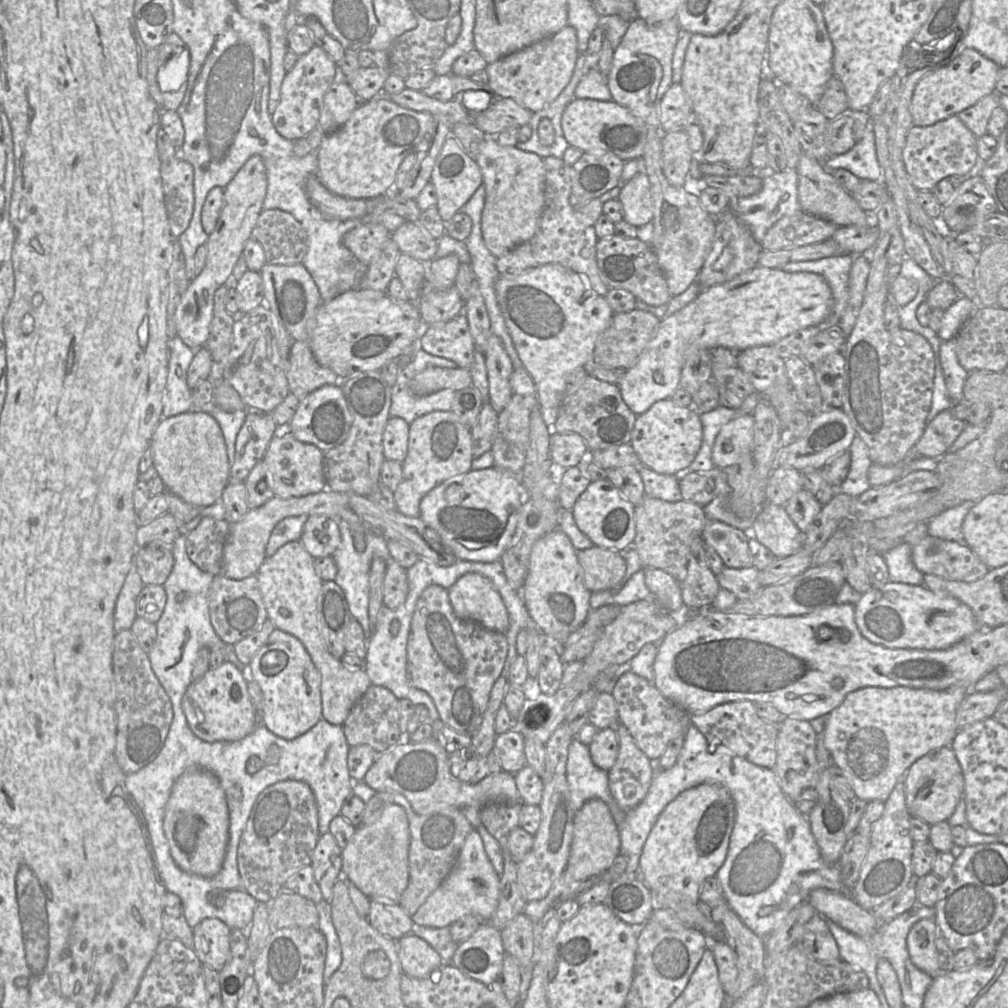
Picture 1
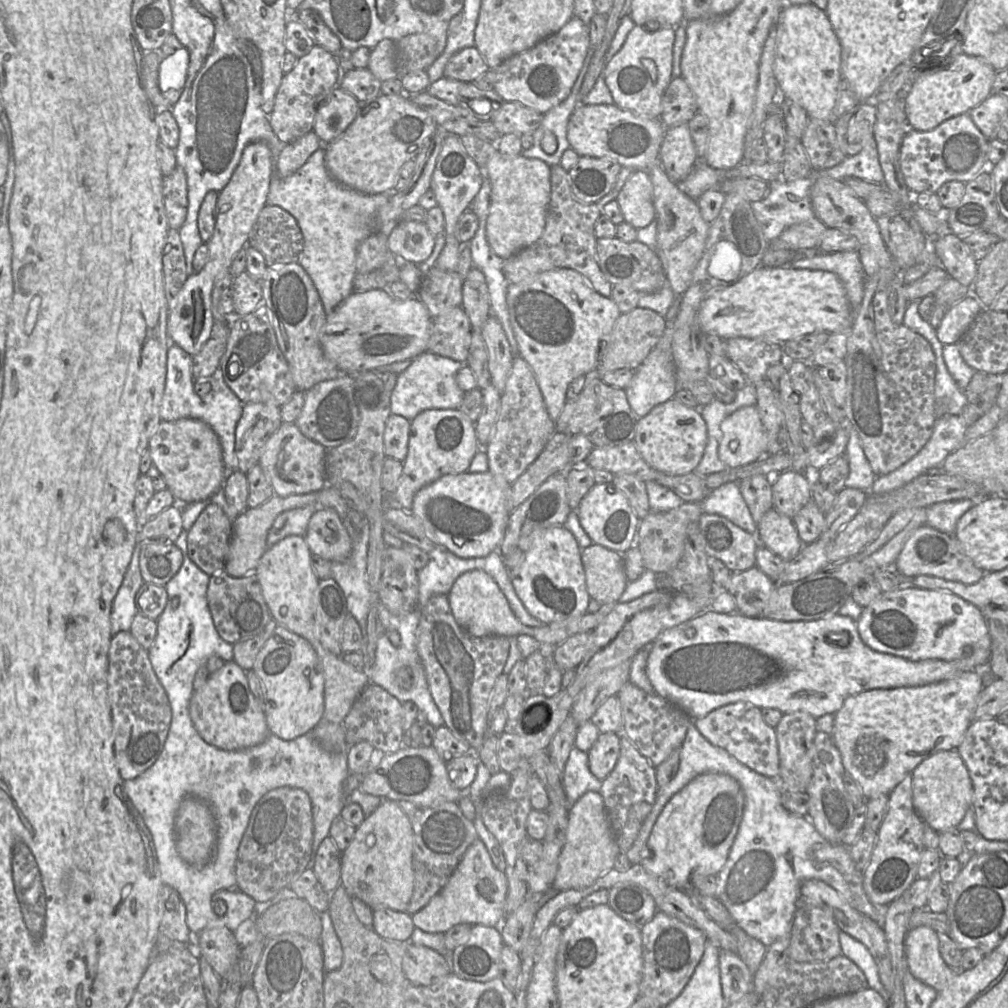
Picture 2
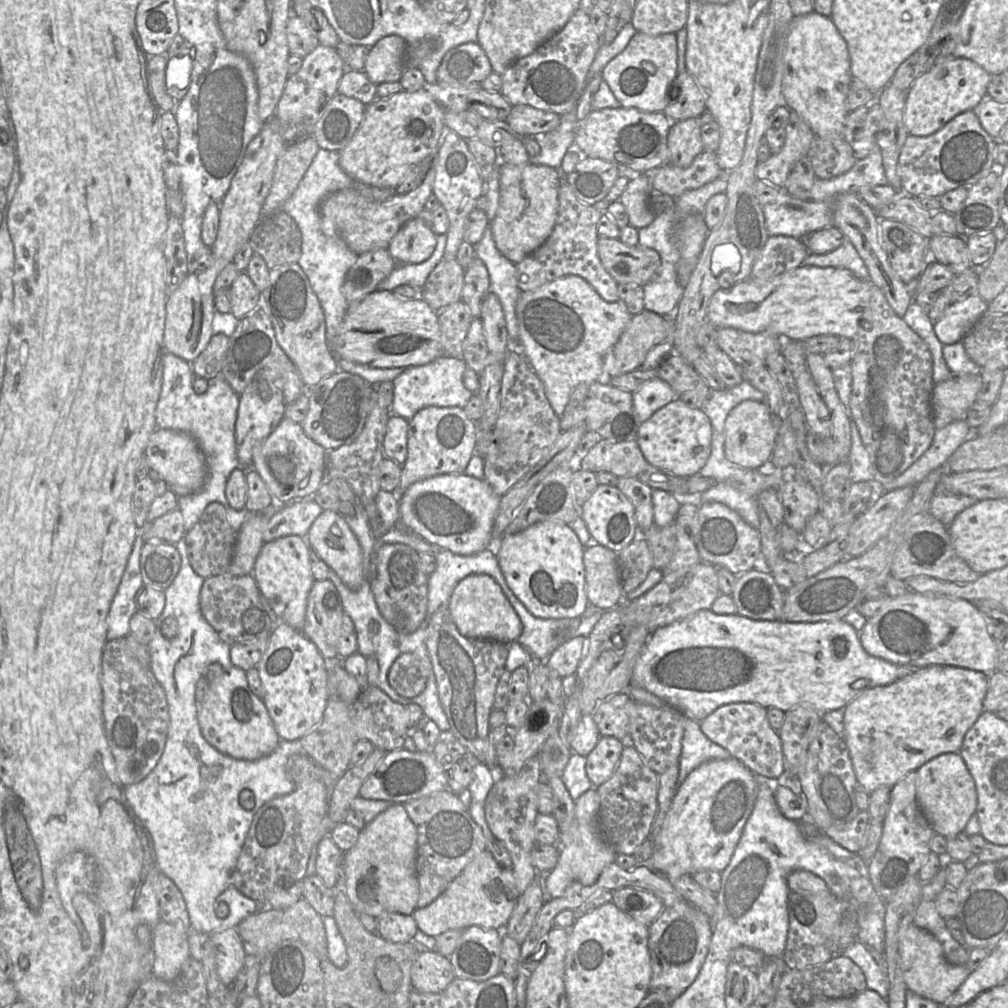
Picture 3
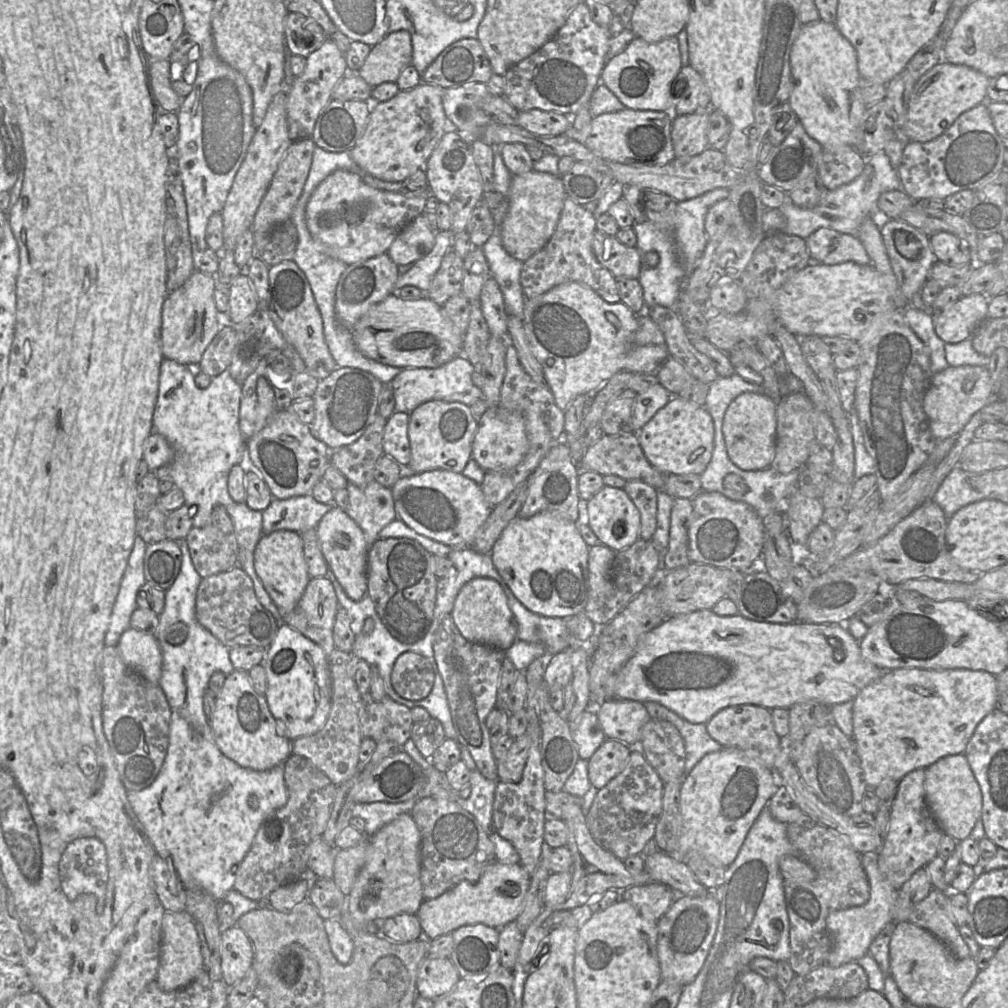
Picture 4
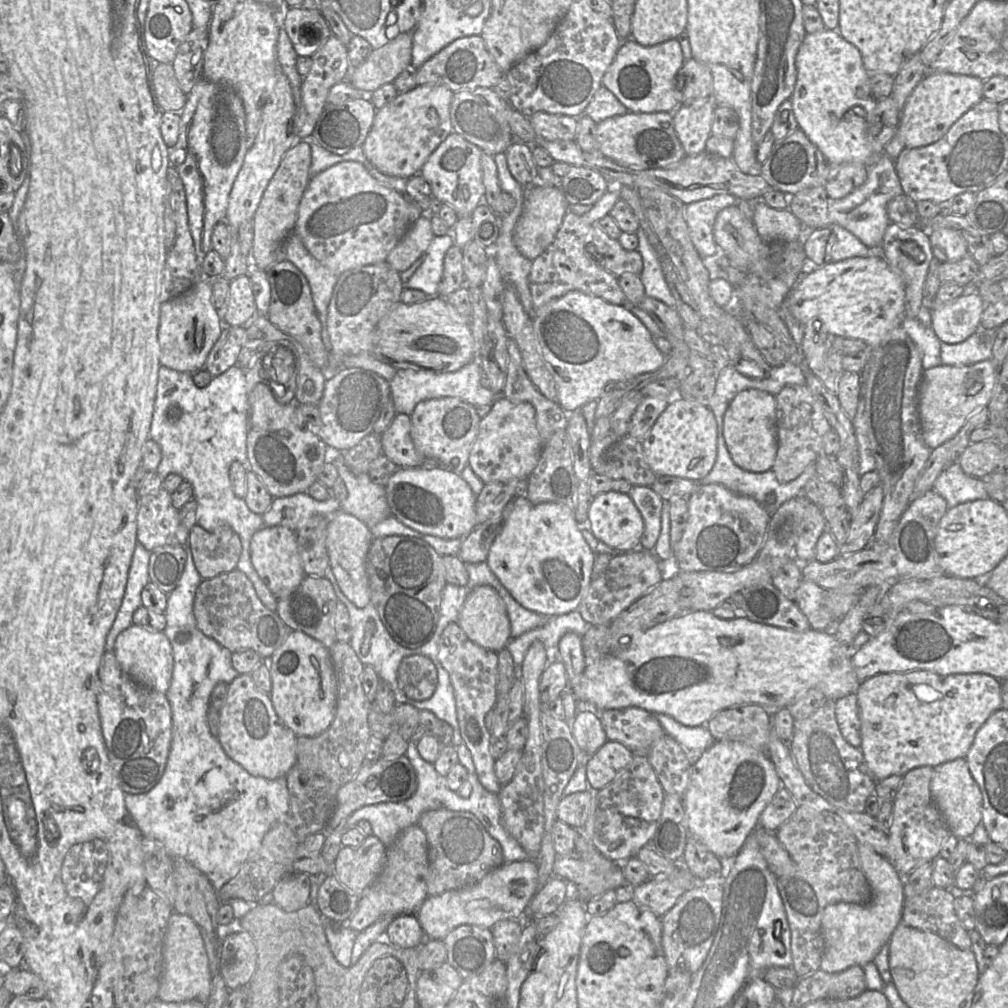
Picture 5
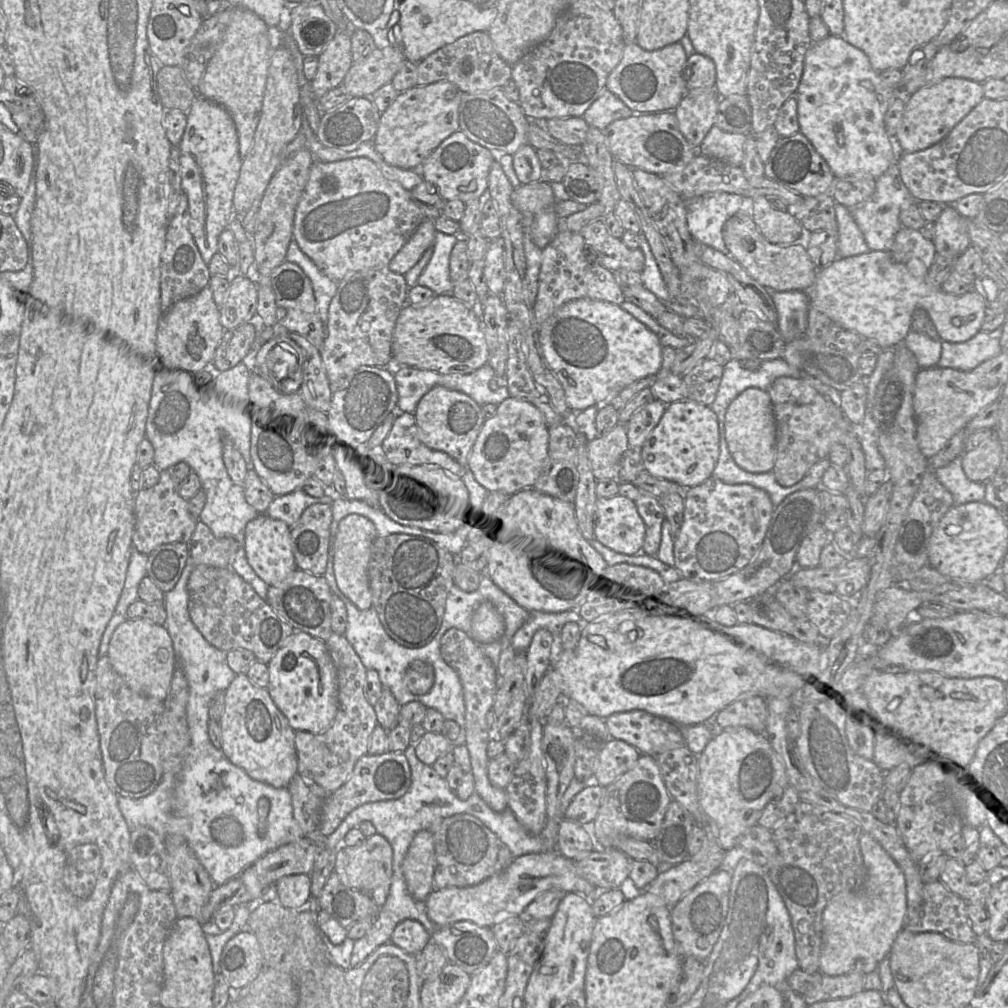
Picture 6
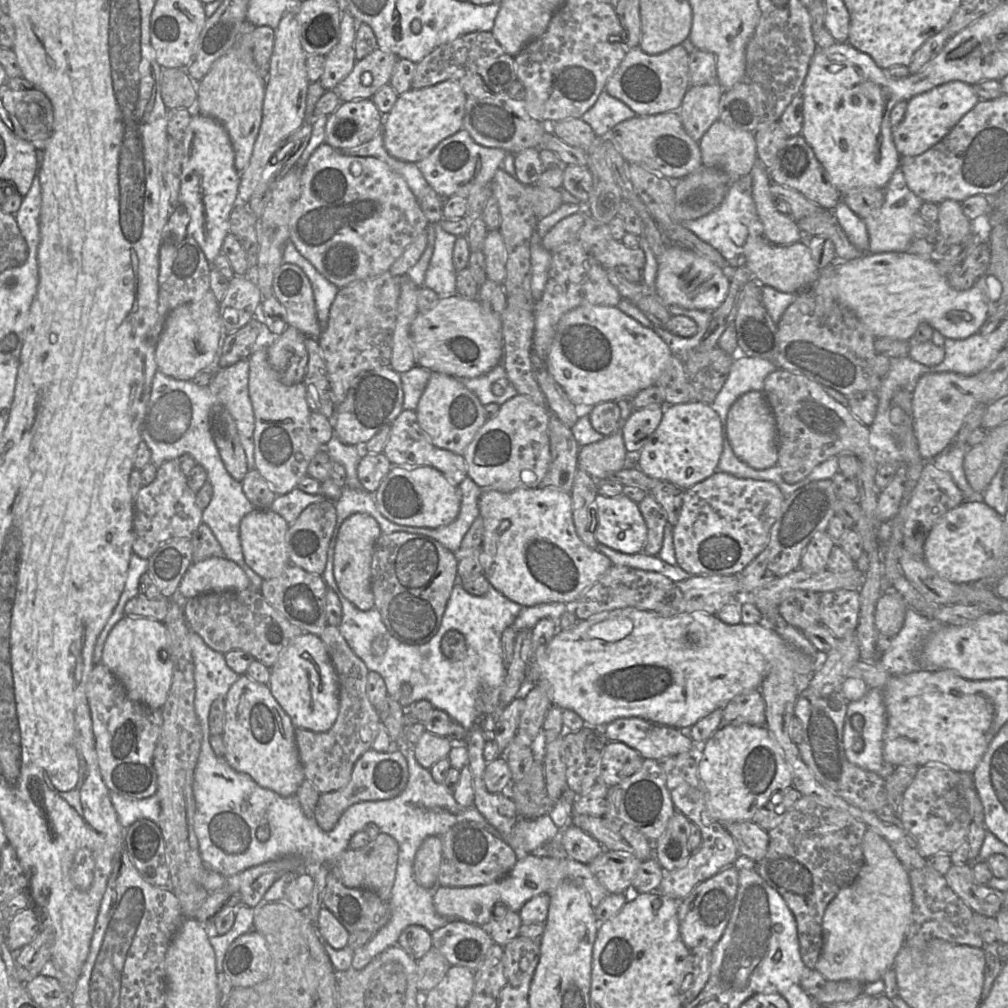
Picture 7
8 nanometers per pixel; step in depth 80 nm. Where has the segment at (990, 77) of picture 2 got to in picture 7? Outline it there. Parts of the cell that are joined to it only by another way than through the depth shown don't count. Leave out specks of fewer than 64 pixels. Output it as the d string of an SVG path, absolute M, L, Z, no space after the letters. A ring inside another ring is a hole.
M957 80L912 97L907 101L903 120L892 131L893 142L898 153L902 157L924 153L944 138L979 100L972 85Z

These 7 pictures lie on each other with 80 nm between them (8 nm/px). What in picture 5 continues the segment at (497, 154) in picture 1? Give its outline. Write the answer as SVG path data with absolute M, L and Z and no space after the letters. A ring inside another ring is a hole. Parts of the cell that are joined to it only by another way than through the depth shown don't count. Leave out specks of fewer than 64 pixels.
M551 185L524 187L522 213L513 231L514 244L524 257L533 261L552 243L568 211L568 205L562 189Z

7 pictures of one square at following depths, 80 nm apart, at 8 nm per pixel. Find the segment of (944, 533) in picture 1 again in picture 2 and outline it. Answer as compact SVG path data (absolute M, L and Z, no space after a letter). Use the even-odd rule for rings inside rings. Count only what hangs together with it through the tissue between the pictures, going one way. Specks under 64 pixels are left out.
M960 499L934 503L926 509L926 524L940 532L954 535L958 520L975 504L975 500Z

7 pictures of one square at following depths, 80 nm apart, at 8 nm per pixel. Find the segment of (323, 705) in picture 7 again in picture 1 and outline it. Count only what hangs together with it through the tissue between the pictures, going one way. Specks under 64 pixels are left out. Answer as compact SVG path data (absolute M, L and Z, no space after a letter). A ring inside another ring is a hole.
M275 628L248 665L248 675L258 683L263 693L259 722L277 737L293 740L310 730L322 718L320 673L303 644L291 634Z

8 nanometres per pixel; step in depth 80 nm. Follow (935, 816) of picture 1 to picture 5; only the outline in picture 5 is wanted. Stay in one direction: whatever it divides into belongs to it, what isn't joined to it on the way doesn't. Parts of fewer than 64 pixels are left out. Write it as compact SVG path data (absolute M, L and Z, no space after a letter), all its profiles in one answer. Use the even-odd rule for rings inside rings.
M966 758L944 762L933 770L930 792L934 804L942 814L952 835L958 839L971 839L977 825L982 822L982 794L969 771Z

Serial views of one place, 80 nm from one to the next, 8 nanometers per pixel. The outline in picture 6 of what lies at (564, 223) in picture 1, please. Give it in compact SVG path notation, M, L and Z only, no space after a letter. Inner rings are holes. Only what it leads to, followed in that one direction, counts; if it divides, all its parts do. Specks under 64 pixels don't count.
M560 230L542 250L538 276L538 293L533 306L534 319L542 325L563 304L580 298L601 300L621 305L625 298L616 275L590 256L579 232Z

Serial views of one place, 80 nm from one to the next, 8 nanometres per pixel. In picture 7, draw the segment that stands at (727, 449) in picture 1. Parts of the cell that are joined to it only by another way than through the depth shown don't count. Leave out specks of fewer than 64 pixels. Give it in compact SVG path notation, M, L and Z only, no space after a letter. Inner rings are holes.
M749 391L731 406L727 415L727 437L734 454L748 466L763 470L777 464L776 421L763 391Z

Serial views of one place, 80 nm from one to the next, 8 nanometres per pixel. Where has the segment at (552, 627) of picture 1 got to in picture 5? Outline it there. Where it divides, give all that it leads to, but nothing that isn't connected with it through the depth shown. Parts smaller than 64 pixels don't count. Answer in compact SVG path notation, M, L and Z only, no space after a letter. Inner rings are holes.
M524 493L510 502L505 523L494 539L487 564L514 599L544 616L577 610L593 579L595 552L586 542L569 506L531 503Z

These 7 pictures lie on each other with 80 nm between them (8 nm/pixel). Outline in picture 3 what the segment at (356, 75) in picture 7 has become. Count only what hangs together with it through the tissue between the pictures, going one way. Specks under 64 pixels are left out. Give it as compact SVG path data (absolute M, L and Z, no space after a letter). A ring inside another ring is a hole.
M388 35L371 47L363 71L369 80L379 85L397 82L405 70L408 43L399 35Z

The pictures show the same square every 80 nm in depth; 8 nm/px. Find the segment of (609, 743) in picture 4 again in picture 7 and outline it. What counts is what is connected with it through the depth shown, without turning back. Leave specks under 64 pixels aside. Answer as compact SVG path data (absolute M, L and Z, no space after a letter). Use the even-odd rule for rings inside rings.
M609 741L602 754L599 783L611 787L636 773L642 766L643 758L625 743Z

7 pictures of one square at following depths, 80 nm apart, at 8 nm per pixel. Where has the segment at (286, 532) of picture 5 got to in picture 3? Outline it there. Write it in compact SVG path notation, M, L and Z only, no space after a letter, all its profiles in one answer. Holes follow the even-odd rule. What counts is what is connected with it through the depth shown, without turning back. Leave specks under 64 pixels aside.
M287 535L264 543L255 561L252 576L263 598L281 622L301 631L306 617L307 599L315 579L309 560L306 537Z

